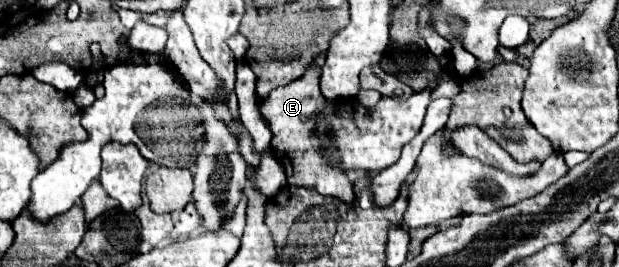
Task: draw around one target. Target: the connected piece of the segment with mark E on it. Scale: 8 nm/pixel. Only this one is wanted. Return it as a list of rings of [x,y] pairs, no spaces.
[[[314,66],[306,68],[306,72],[298,80],[270,92],[270,96],[260,106],[260,114],[268,122],[268,128],[272,132],[270,146],[274,150],[274,156],[282,164],[290,184],[312,188],[320,194],[336,196],[352,204],[354,202],[352,182],[344,172],[338,172],[338,168],[330,168],[330,164],[322,160],[322,152],[318,152],[318,140],[314,140],[314,124],[318,120],[318,112],[322,112],[322,108],[326,108],[328,104],[320,92],[318,80],[320,72]]]

